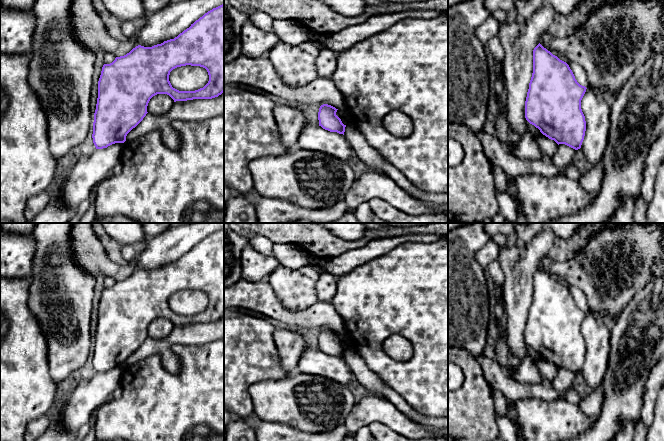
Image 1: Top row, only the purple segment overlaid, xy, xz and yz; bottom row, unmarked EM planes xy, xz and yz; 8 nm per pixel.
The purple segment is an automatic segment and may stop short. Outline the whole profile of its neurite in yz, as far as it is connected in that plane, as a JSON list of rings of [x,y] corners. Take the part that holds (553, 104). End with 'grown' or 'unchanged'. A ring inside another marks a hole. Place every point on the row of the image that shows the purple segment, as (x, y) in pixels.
[[[539,43],[533,50],[533,73],[525,101],[525,118],[558,145],[565,144],[578,150],[586,131],[585,116],[581,109],[581,100],[586,89],[577,82],[566,62]]]; unchanged

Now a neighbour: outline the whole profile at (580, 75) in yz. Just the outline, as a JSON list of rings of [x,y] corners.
[[[540,42],[540,44],[544,48],[546,48],[548,51],[550,51],[553,55],[557,56],[560,60],[566,62],[569,65],[570,69],[572,70],[577,82],[580,85],[587,87],[588,77],[587,77],[587,74],[586,74],[585,70],[583,69],[583,67],[581,65],[570,61],[567,57],[565,57],[564,55],[558,53],[557,51],[555,51],[554,49],[552,49],[548,45],[546,45],[545,43]]]

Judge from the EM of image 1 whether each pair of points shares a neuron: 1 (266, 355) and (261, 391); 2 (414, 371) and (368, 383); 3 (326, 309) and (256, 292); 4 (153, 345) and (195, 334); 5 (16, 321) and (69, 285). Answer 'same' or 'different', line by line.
1: different
2: different
3: same
4: same
5: different

